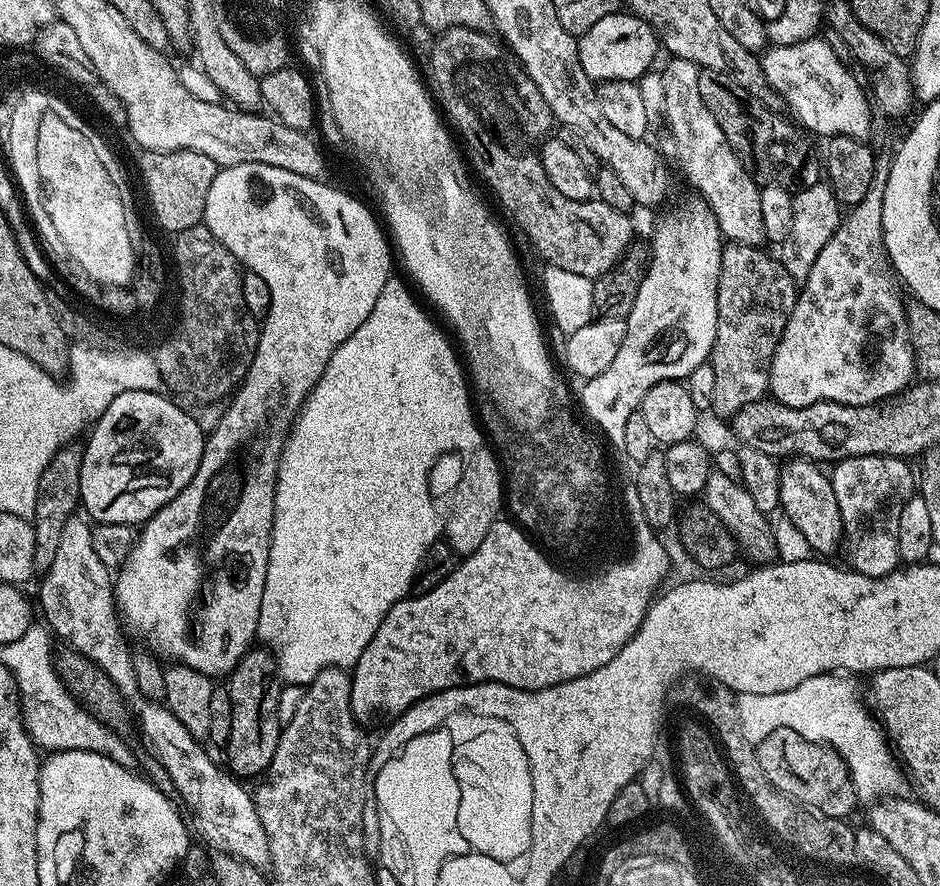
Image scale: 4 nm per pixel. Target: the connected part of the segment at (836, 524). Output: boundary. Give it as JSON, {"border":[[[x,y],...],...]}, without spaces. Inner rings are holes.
{"border":[[[792,458],[787,462],[779,465],[779,484],[780,484],[780,502],[779,511],[793,523],[806,536],[811,551],[819,554],[821,557],[831,557],[831,552],[840,552],[842,541],[844,538],[844,523],[842,522],[842,514],[838,510],[838,502],[834,498],[834,490],[832,489],[832,481],[829,473],[824,472],[819,463],[815,460],[806,460],[803,458]]]}

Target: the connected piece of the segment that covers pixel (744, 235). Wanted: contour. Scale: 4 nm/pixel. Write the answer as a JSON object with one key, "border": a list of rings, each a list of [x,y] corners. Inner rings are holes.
{"border":[[[675,58],[669,61],[664,68],[664,116],[668,119],[672,144],[676,147],[676,156],[680,159],[685,176],[700,191],[697,193],[714,214],[725,241],[763,245],[765,239],[760,206],[761,189],[756,189],[757,181],[750,175],[746,164],[744,169],[739,156],[741,153],[730,146],[722,126],[714,118],[714,114],[710,114],[702,98],[700,65]]]}

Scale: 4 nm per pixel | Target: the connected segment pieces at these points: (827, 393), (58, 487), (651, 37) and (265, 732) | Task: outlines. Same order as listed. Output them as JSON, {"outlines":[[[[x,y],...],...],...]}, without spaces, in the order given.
{"outlines":[[[[880,158],[876,161],[876,173],[870,182],[870,190],[866,190],[866,196],[857,204],[851,205],[847,209],[846,215],[841,219],[838,230],[822,246],[822,254],[818,254],[818,259],[814,261],[814,266],[810,266],[810,274],[802,281],[796,297],[796,305],[786,322],[786,330],[778,342],[778,346],[772,355],[772,374],[770,377],[770,392],[779,403],[790,406],[791,408],[801,408],[817,404],[823,400],[838,402],[839,404],[880,404],[889,398],[905,391],[913,383],[917,375],[918,365],[916,362],[916,352],[912,348],[912,339],[908,333],[908,308],[904,300],[900,297],[902,284],[895,272],[892,271],[892,264],[888,260],[888,253],[884,251],[884,231],[882,230],[882,198],[886,190],[886,178],[890,174],[891,159]]],[[[65,445],[50,460],[42,472],[42,477],[38,480],[35,514],[31,523],[35,534],[34,564],[38,572],[48,571],[53,565],[54,557],[58,552],[58,545],[62,540],[62,529],[77,511],[80,498],[82,456],[83,453],[77,445]]],[[[617,10],[594,23],[588,32],[578,40],[577,56],[580,68],[592,82],[606,80],[639,81],[640,75],[648,68],[648,60],[656,56],[658,41],[649,24],[633,18],[627,11]]],[[[253,646],[233,666],[227,680],[226,687],[232,703],[230,738],[226,745],[229,764],[227,767],[240,778],[256,776],[259,772],[267,773],[272,767],[274,750],[278,746],[282,731],[282,716],[280,720],[282,681],[278,675],[276,658],[267,647]]]]}

